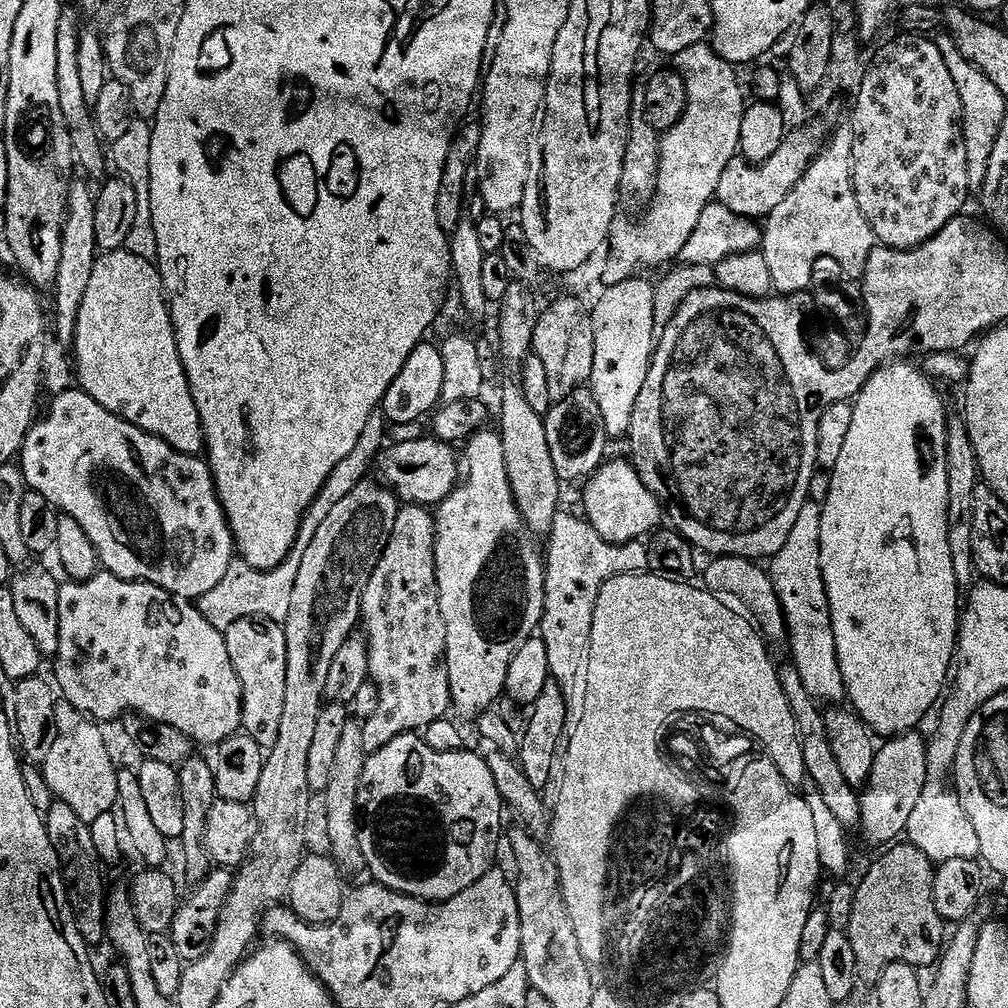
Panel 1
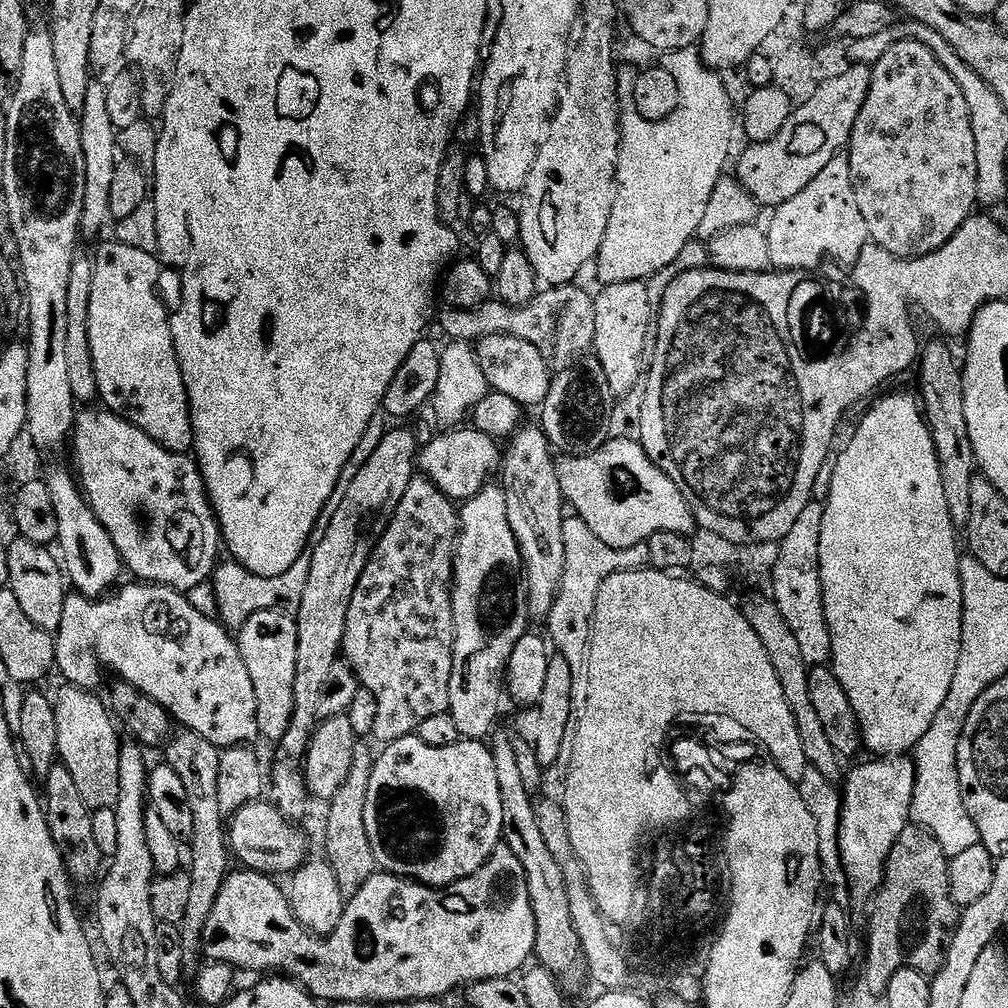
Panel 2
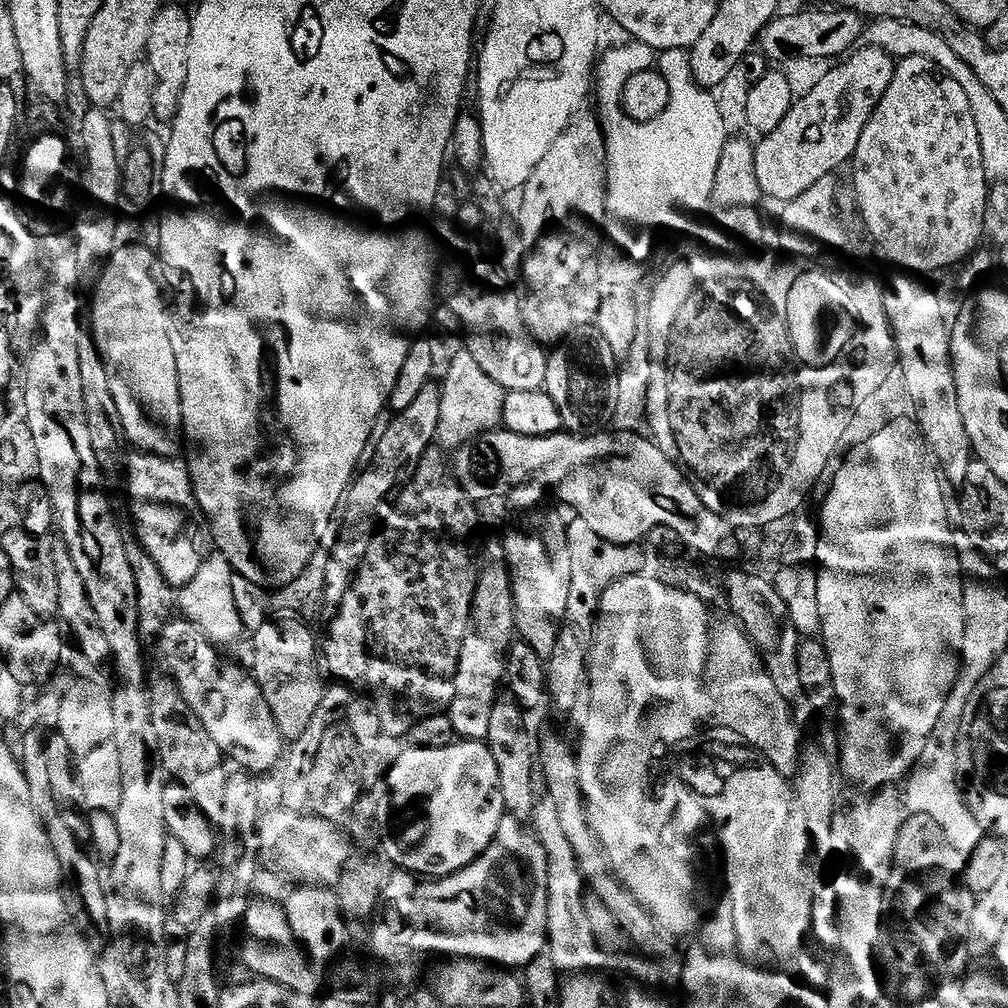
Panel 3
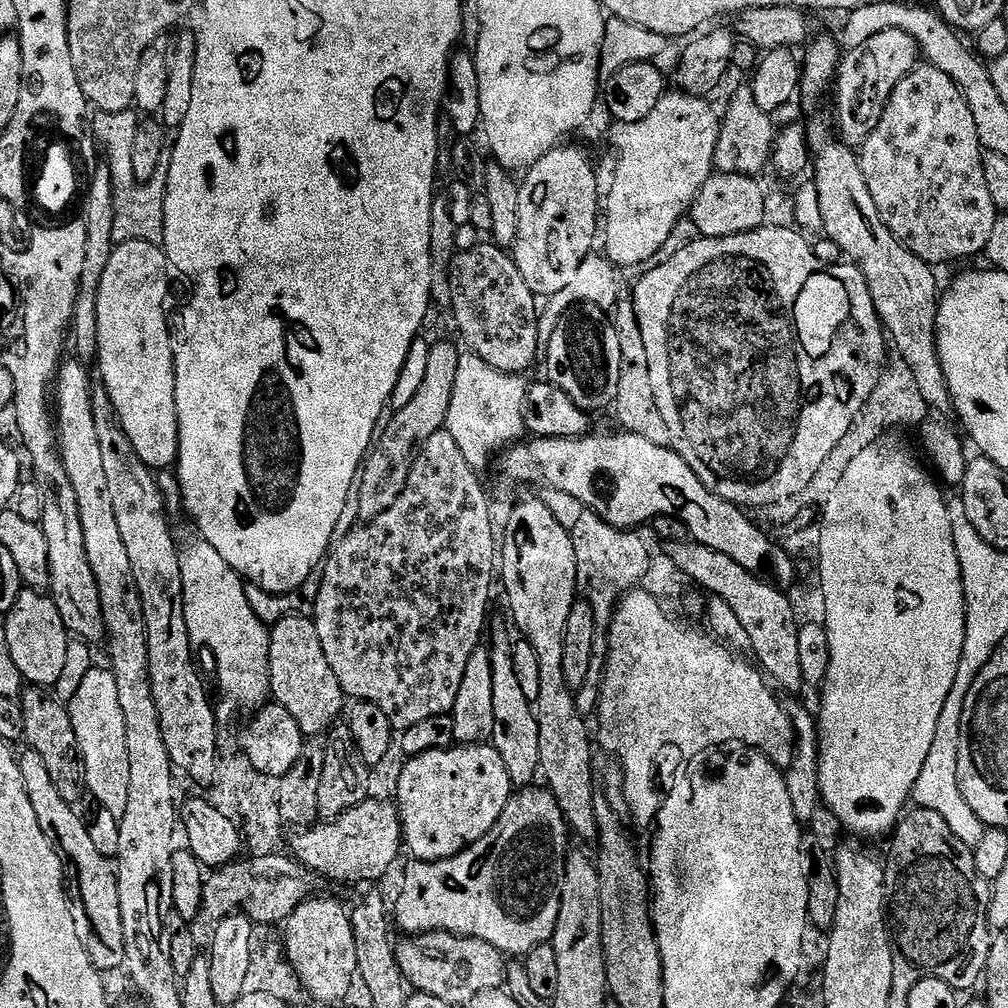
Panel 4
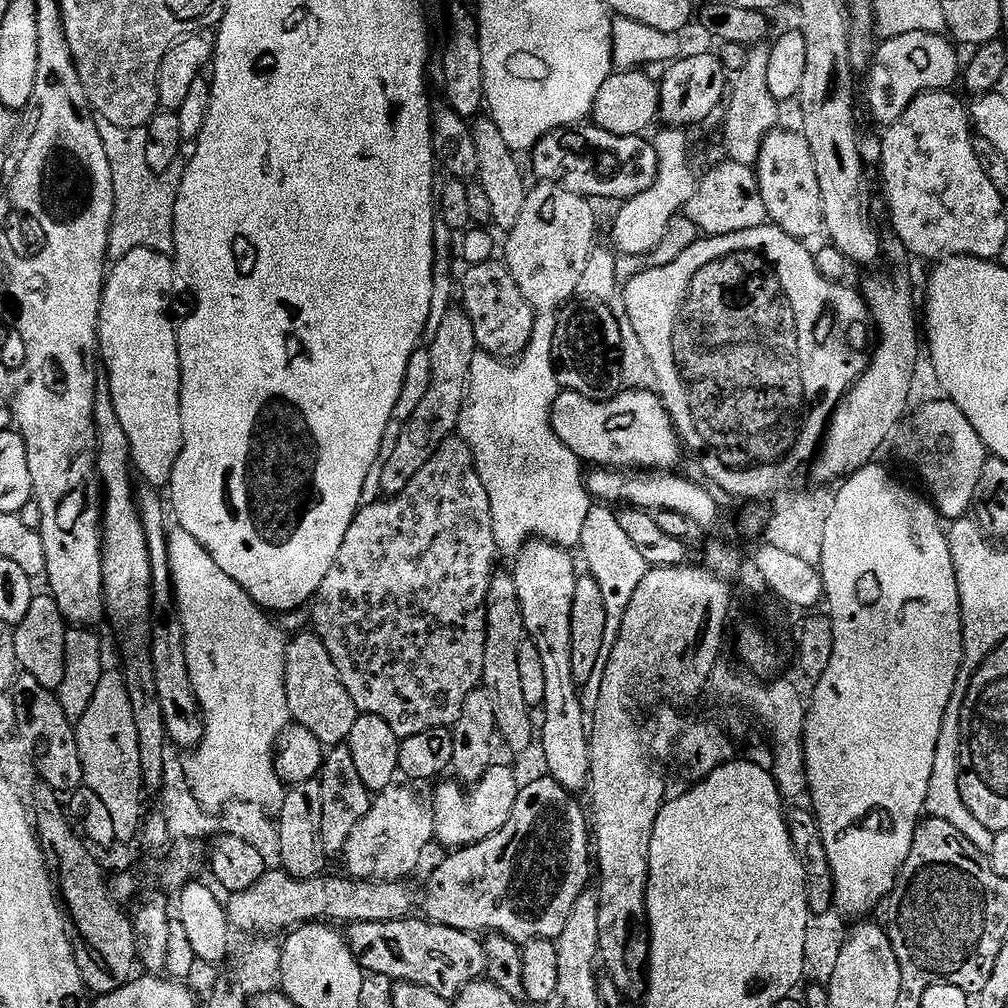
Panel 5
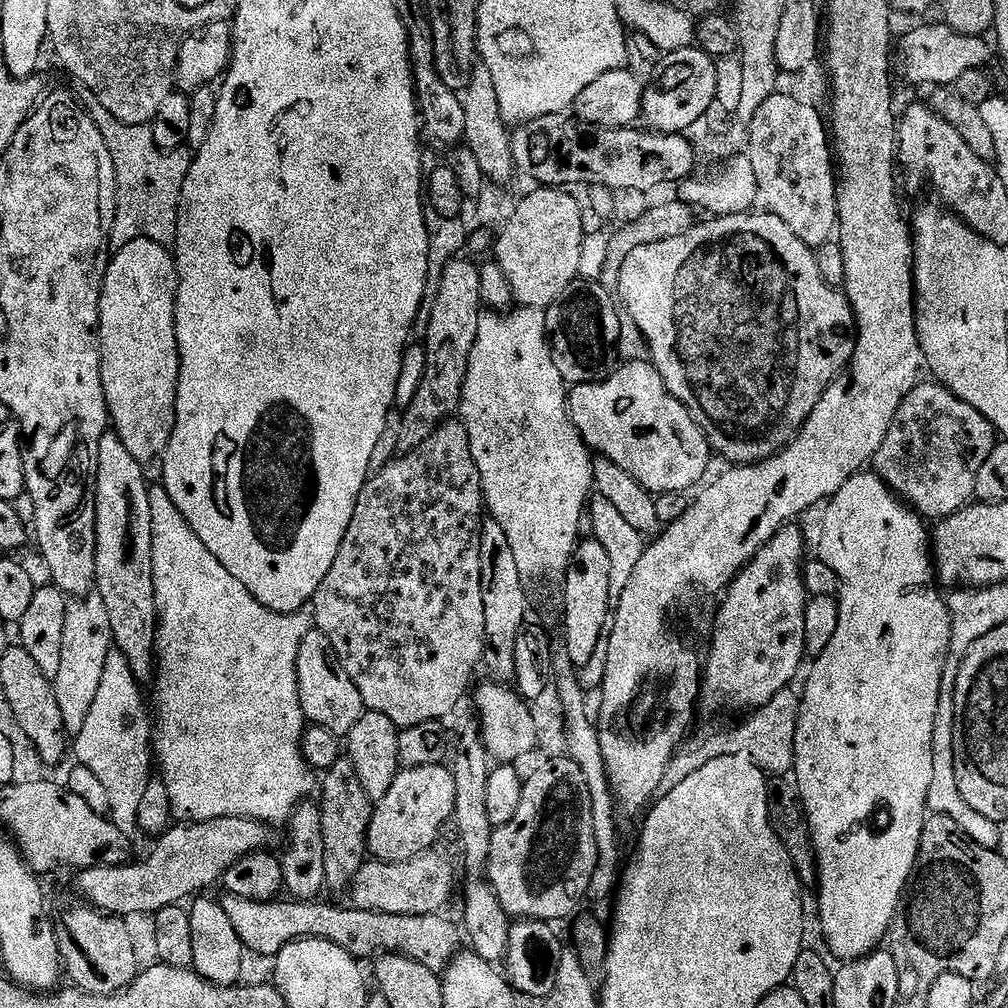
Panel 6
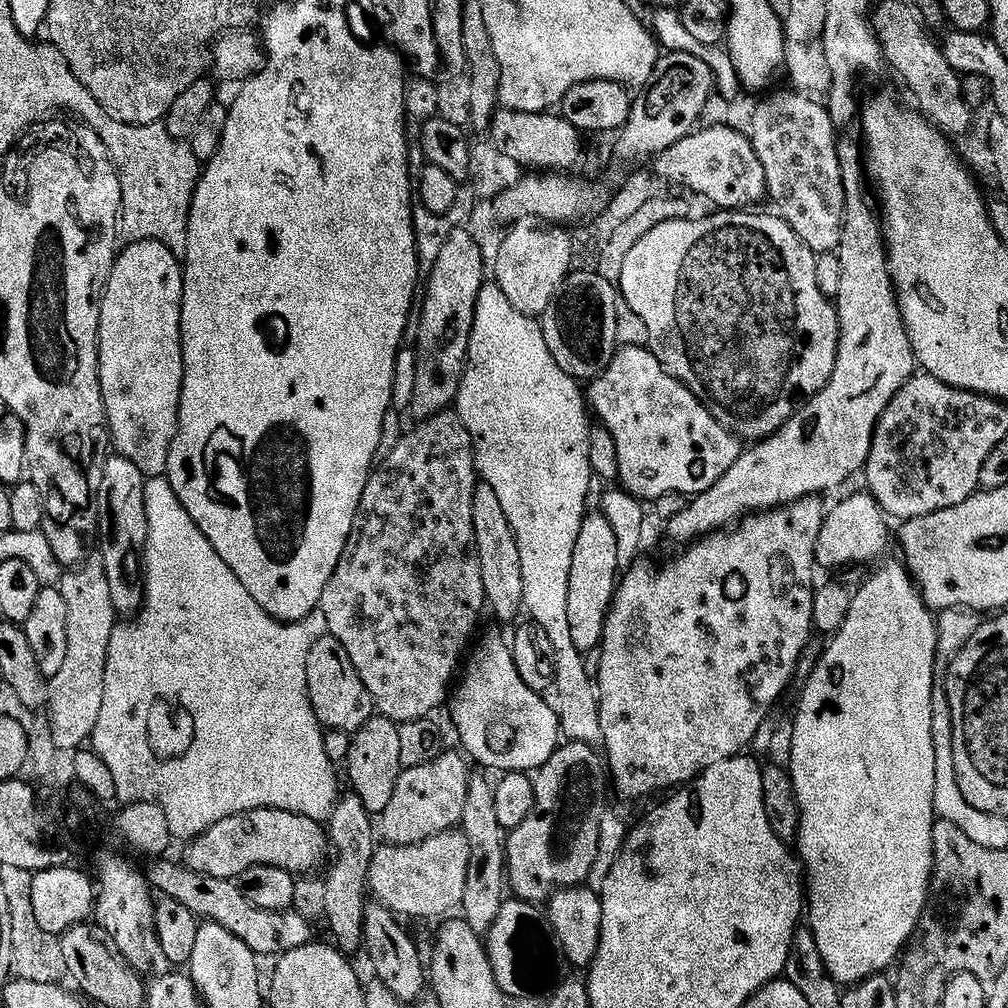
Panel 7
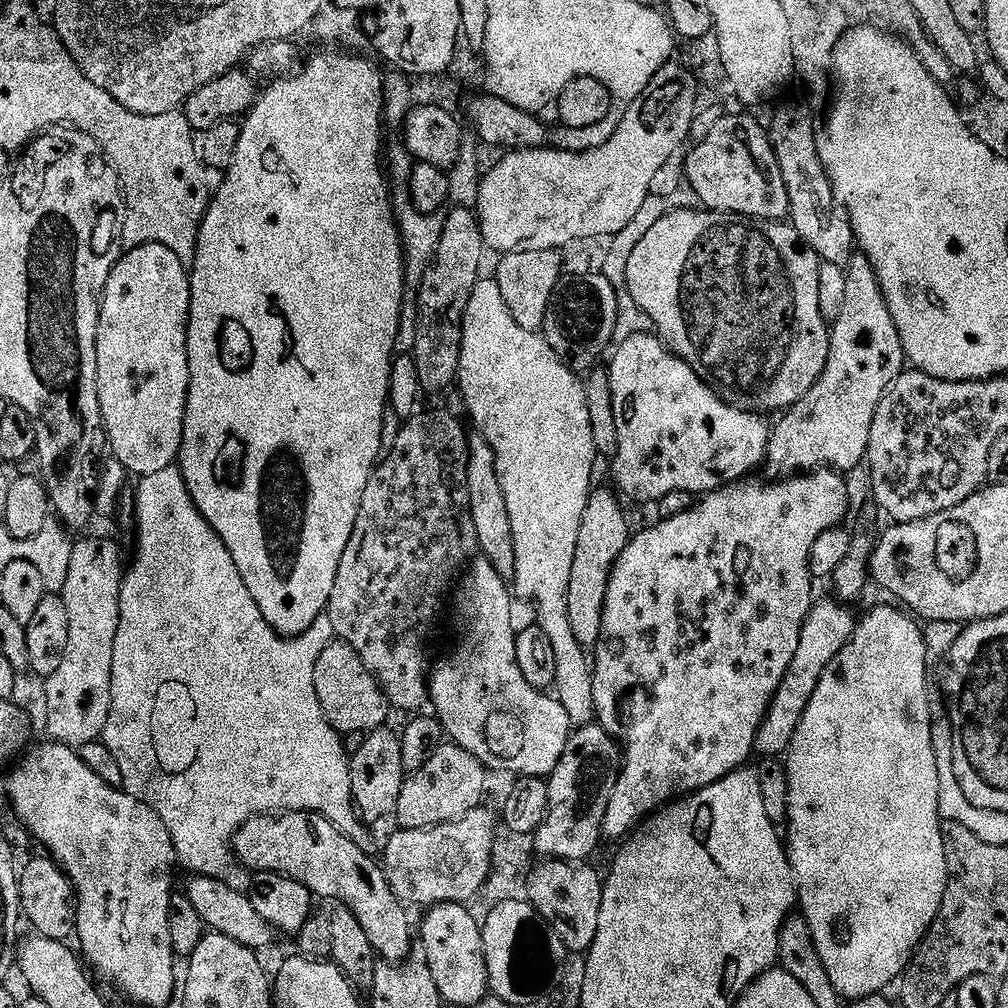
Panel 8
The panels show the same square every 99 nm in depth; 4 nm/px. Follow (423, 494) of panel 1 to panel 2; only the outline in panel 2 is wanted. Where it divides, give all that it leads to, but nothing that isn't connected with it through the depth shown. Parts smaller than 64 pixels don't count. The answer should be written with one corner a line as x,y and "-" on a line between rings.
460,426
455,430
444,430
418,452
418,468
423,475
442,490
449,500
463,502
474,498
483,488
489,487
492,472
502,468
502,448
492,437
482,434
474,426

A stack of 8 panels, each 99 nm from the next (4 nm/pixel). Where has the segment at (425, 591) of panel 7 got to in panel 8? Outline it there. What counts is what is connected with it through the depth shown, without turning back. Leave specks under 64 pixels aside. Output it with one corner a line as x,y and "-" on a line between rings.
421,410
412,416
410,419
403,421
399,425
400,433
396,436
396,441
391,444
387,449
386,455
377,463
376,467
372,469
372,477
366,482
366,490
362,494
362,506
358,506
358,518
354,522
354,534
350,534
350,542
346,542
346,551
342,553
342,562
338,562
338,575
334,578
334,590
330,590
330,602
328,603
328,610
326,615
330,618
330,622
334,622
334,630
337,637
343,640
345,644
349,644
353,650
362,658
362,662
366,662
366,668
374,674
374,678
382,686
382,690
386,694
389,705
393,709
396,708
418,708
414,710
420,710
423,704
429,699
428,694
428,675
430,672
430,659
428,660
428,635
432,632
432,627
436,624
436,619
440,616
440,611
443,610
444,595
453,591
454,585
457,583
458,577
465,571
466,565
477,555
480,543
476,537
476,531
474,530
474,518
470,514
470,490
468,489
468,483
466,482
466,466
468,465
468,438
469,433
464,432
464,428
460,425
460,420
452,412
427,412
427,410

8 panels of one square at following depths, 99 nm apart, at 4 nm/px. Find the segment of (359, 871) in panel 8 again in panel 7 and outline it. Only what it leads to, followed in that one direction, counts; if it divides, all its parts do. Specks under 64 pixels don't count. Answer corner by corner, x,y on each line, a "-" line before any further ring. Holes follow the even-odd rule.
259,808
222,818
222,822
210,826
208,832
197,836
185,848
188,849
182,860
188,871
233,882
239,881
240,876
254,866
274,866
293,874
312,874
320,870
316,868
323,869
330,856
330,841
321,821
277,808
-
372,902
364,910
364,942
368,956
372,959
372,968
376,971
375,979
390,990
399,1000
416,1002
426,992
426,960
420,957
420,948
412,941
412,936
400,924
396,913
385,904

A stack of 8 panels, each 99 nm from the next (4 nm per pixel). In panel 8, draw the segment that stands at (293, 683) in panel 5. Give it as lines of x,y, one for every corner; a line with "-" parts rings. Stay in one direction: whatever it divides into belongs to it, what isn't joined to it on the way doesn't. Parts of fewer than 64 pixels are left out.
339,638
322,650
318,666
314,666
314,690
318,690
318,702
322,702
322,710
330,726
341,734
367,734
389,723
390,705
382,686
366,668
366,662
362,662
358,653

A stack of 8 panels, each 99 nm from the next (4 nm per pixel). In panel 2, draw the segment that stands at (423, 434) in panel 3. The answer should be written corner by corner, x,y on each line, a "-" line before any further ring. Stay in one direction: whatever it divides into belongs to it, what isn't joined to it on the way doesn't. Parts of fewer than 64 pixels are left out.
404,428
385,431
370,462
366,462
366,466
358,470
354,482
350,482
350,491
346,498
342,498
342,506
331,513
332,521
324,537
315,541
316,549
315,544
311,549
306,588
302,590
302,598
294,612
298,630
298,670
294,678
297,709
292,713
292,724
288,727
289,741
307,741
317,727
318,717
312,709
315,709
316,699
326,682
330,682
330,670
341,659
346,614
350,610
358,578
362,578
362,570
376,549
376,541
388,529
388,523
402,502
417,468
418,443
415,434

